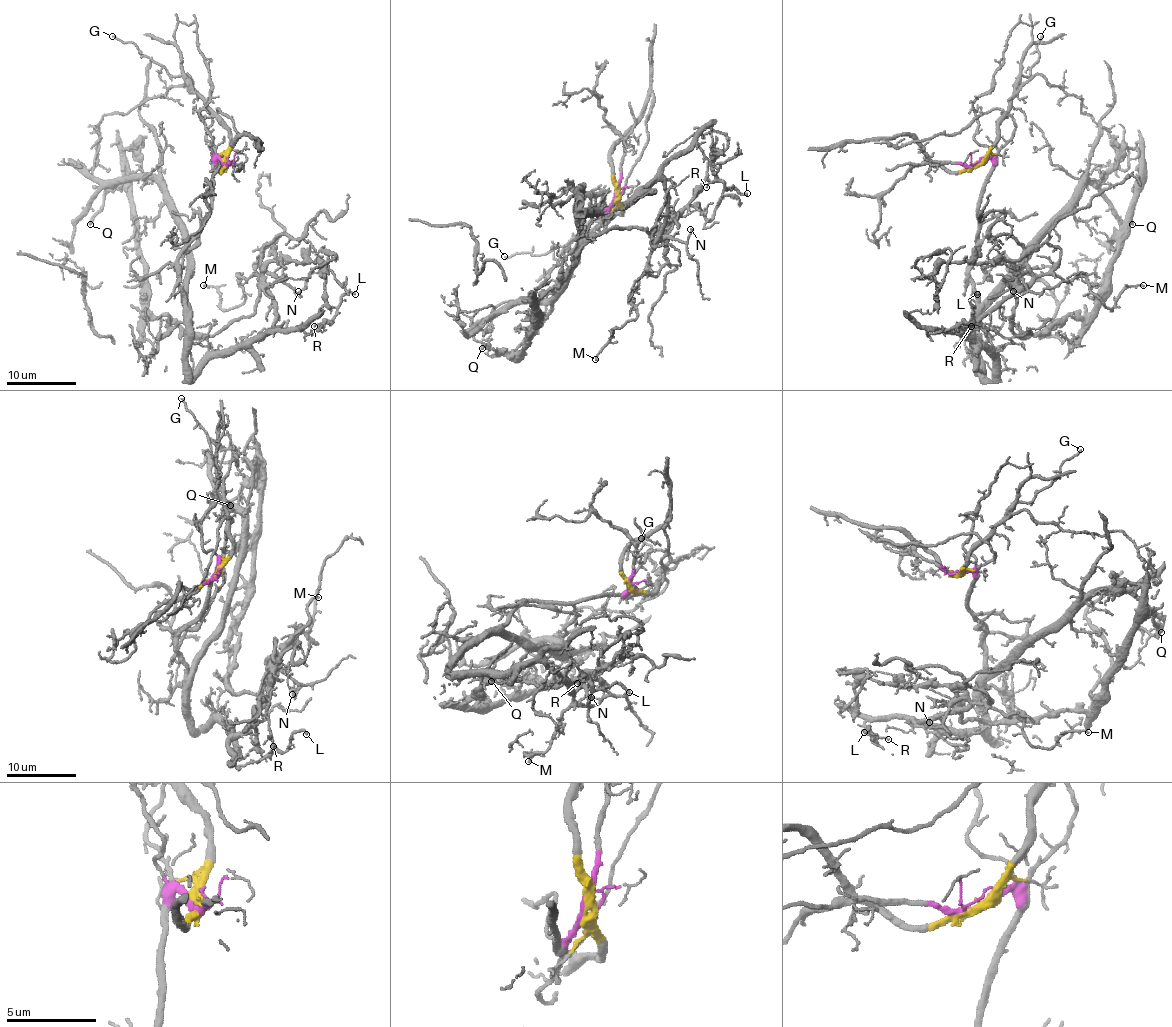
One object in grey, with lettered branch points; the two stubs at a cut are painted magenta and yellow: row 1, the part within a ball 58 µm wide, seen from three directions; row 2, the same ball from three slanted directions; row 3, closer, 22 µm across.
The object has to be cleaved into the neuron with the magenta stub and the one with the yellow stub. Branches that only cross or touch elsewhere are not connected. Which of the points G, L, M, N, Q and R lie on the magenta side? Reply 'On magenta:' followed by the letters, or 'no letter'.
On magenta: L, M, N, Q, R

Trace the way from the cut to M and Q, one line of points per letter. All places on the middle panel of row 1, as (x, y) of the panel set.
M: (617, 194), (606, 208), (572, 186), (601, 213), (587, 238), (655, 238), (636, 318), (596, 359)
Q: (617, 194), (606, 208), (601, 194), (572, 186), (579, 260), (537, 302), (525, 347), (507, 356), (481, 349)

